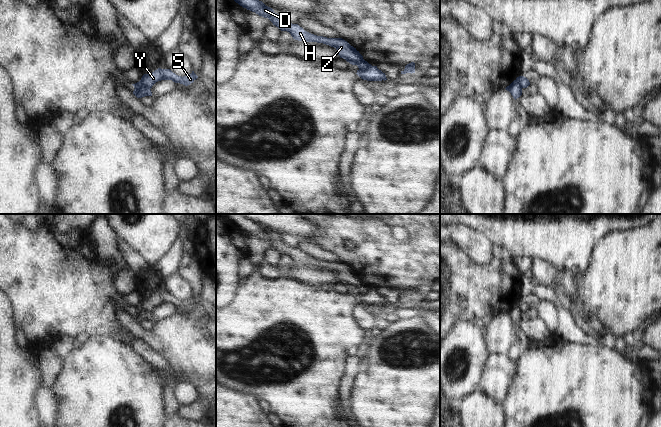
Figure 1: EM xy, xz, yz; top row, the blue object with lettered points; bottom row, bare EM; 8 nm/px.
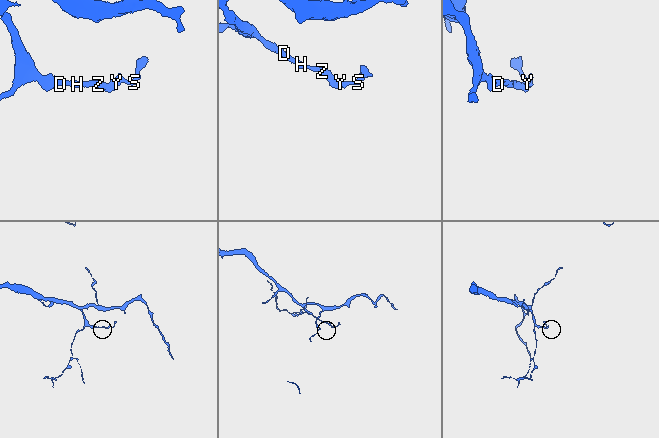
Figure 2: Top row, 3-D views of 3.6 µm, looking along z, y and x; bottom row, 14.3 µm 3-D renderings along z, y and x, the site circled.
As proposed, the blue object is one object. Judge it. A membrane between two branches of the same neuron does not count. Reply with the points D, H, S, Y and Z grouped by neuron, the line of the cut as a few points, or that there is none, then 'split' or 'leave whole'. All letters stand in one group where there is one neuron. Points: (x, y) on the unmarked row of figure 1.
groups D H Z / S Y; cut xy (139, 305), (144, 310), (150, 312); split

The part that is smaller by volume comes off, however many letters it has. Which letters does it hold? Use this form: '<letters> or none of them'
S, Y.

